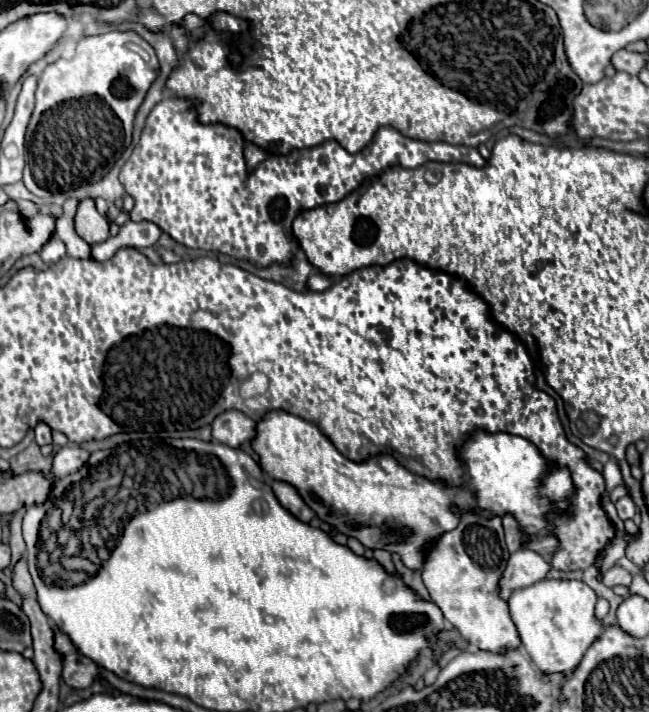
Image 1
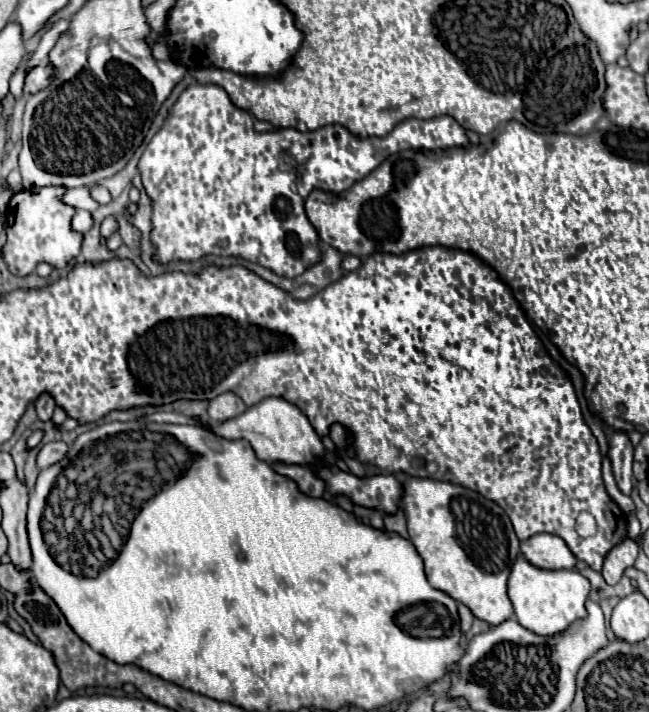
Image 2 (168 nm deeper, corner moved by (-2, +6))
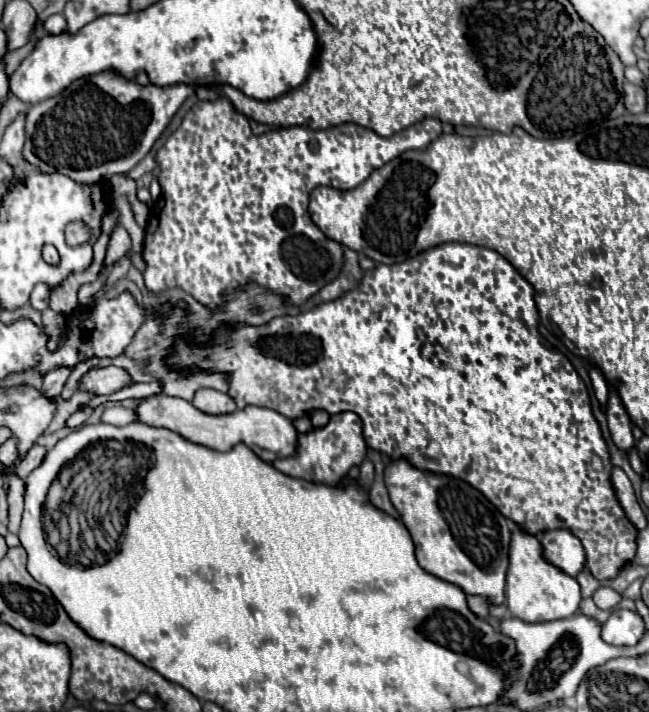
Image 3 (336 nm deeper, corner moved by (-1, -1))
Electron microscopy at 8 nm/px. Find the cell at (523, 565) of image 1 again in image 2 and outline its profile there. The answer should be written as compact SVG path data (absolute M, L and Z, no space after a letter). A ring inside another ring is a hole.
M538 533L522 541L520 553L540 569L574 569L578 561L566 541L552 533Z

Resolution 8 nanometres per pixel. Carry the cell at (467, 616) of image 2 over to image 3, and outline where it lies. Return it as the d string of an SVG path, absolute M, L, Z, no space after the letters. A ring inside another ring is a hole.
M467 596L467 606L469 606L469 610L477 616L477 618L487 618L487 614L489 614L489 608L487 608L487 604L485 604L485 600L483 598L479 598L479 596Z

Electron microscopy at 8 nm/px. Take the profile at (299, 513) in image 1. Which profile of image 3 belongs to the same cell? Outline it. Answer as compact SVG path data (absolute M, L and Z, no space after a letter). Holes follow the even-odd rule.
M343 412L331 416L331 422L325 428L315 428L311 434L299 434L297 456L275 460L273 466L291 478L335 486L353 466L359 466L365 460L365 454L367 454L367 446L363 440L359 416L353 412Z

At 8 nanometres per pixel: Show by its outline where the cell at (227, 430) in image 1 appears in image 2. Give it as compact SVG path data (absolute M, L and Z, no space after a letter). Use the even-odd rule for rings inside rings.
M232 391L214 397L208 405L210 421L226 421L226 419L232 419L232 417L238 417L244 411L246 411L244 401L238 395L234 395Z

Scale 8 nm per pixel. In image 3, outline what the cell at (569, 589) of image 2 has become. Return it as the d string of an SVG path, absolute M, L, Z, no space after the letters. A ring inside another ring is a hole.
M519 528L511 536L509 550L509 570L507 570L507 606L511 614L523 622L551 622L559 618L569 618L577 612L581 602L581 590L573 576L551 566L543 558L541 544L535 536L523 534Z

